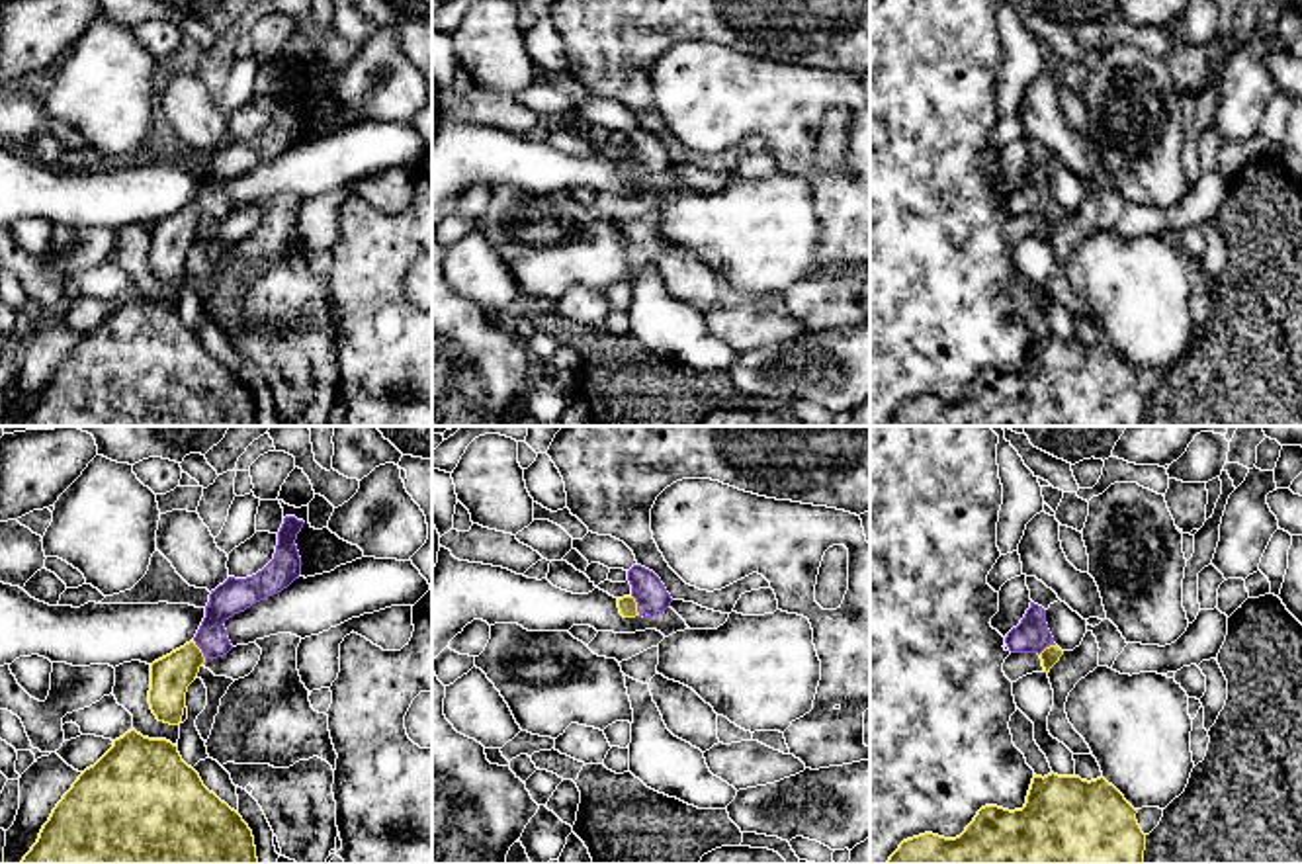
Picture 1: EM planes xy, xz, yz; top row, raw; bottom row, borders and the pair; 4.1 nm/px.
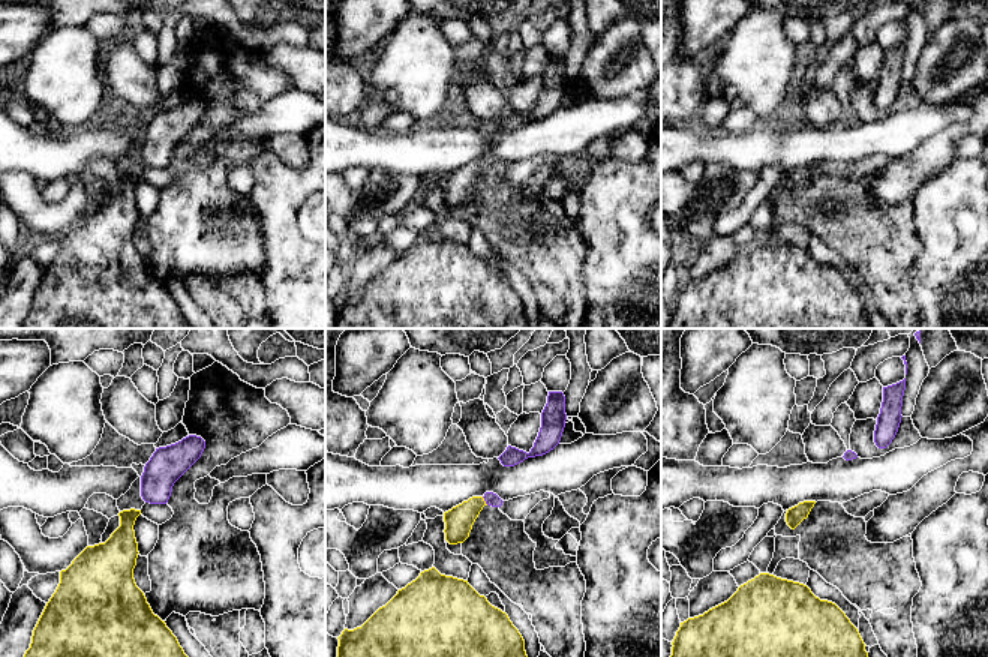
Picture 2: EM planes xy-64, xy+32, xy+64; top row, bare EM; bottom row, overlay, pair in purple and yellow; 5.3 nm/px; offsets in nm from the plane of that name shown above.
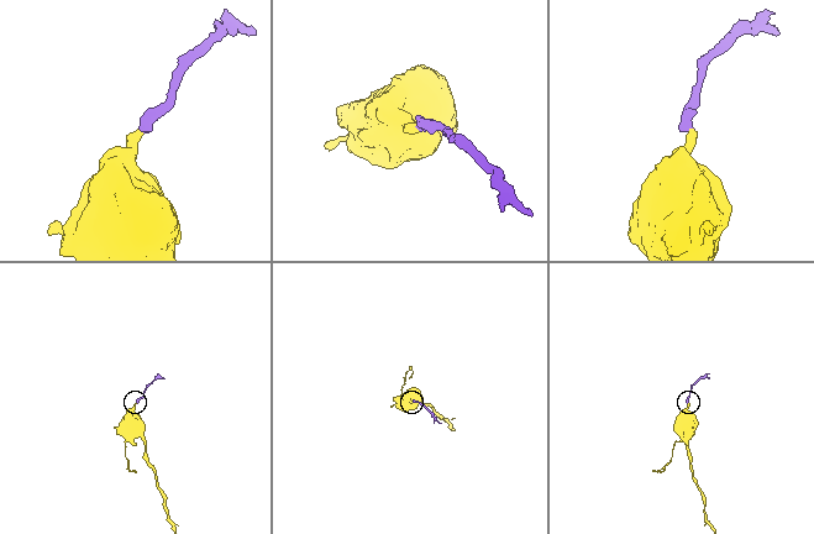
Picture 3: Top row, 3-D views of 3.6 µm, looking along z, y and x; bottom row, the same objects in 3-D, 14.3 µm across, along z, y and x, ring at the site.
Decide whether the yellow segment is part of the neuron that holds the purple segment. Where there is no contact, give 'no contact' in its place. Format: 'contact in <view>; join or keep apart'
contact in xz; join

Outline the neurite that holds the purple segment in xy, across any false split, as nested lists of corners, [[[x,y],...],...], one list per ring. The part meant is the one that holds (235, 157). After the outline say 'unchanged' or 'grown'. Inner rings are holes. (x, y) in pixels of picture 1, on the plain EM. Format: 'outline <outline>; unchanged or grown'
outline [[[285,78],[278,94],[274,121],[256,137],[246,141],[229,139],[211,152],[205,180],[195,199],[151,227],[149,266],[158,283],[180,287],[186,254],[199,229],[207,221],[223,219],[233,211],[223,186],[299,141],[301,119],[295,102],[303,86],[295,78]]]; grown

